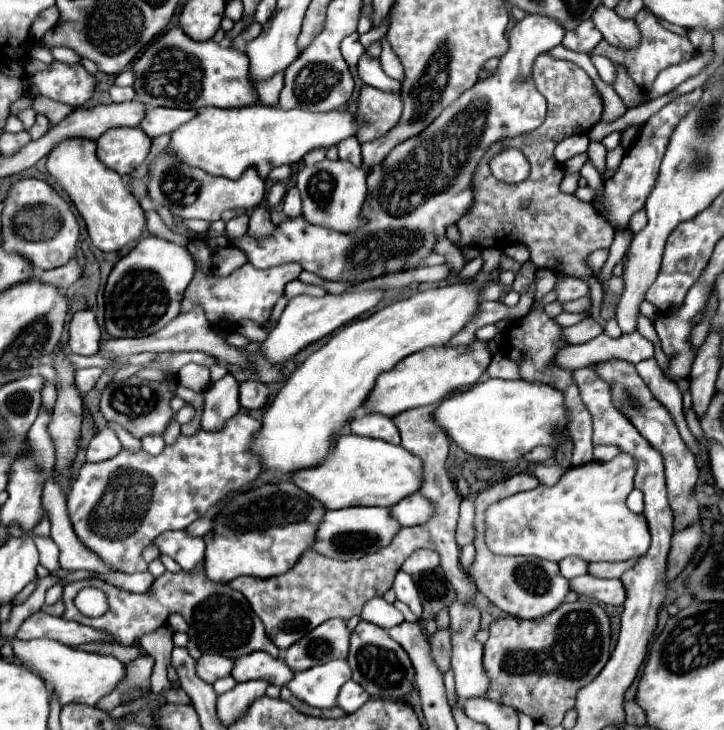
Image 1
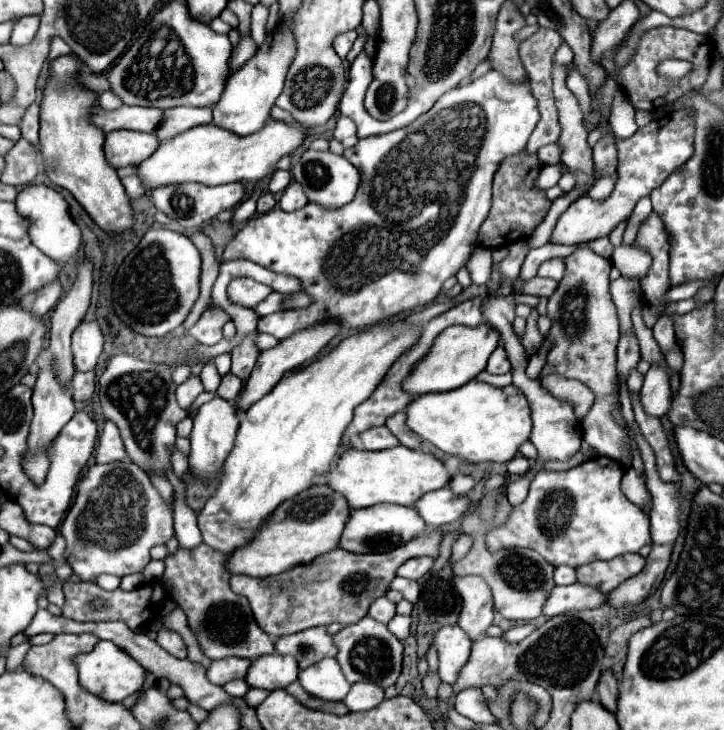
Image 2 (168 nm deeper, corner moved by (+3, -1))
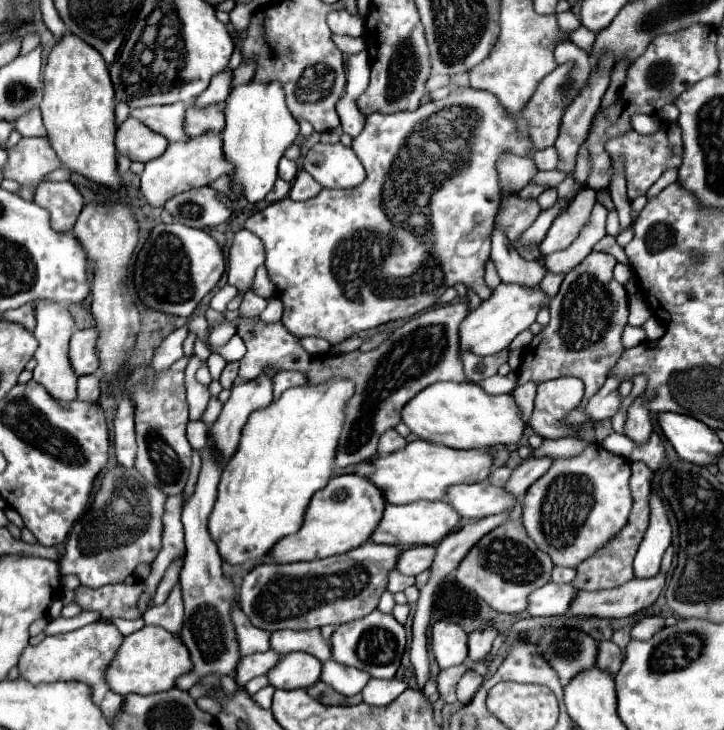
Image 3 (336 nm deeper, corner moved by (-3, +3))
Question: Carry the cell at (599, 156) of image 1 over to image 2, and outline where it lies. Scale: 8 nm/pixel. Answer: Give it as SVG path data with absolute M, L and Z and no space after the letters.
M574 66L574 70L568 74L566 78L566 84L568 84L568 90L578 98L578 104L582 108L582 114L584 114L584 120L590 116L590 104L592 104L592 98L588 94L588 84L584 80L584 76L578 72L578 68Z

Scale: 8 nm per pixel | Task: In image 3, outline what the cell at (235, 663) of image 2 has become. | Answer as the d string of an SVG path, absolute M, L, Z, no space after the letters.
M274 650L262 652L262 654L250 654L250 656L242 656L238 670L236 670L236 680L238 684L246 684L248 680L260 676L260 674L268 674L280 660L280 654Z

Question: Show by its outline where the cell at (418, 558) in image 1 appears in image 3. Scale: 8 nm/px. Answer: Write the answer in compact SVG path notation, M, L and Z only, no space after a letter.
M414 546L406 548L400 552L396 560L396 570L406 574L406 576L418 576L420 572L428 570L434 558L434 548L432 546Z

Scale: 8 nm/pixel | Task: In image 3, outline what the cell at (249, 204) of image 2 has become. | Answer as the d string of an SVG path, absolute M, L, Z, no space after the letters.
M248 82L234 88L226 100L226 128L222 132L224 160L232 164L232 172L228 174L230 184L238 184L242 196L252 204L264 200L278 178L278 160L296 136L298 122L286 108L282 84Z

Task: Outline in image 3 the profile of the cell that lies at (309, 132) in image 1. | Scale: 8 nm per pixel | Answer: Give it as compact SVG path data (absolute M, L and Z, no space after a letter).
M204 134L198 138L190 138L188 142L174 142L168 144L166 152L150 162L146 162L146 168L142 172L142 184L140 190L150 206L164 206L166 200L170 200L176 194L182 194L190 188L208 186L212 180L216 180L222 174L228 174L232 166L222 156L222 136L220 134Z

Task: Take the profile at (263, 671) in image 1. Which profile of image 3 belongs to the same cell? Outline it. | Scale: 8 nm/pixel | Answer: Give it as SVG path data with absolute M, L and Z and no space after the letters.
M292 652L280 658L278 666L268 672L268 680L274 688L296 690L296 688L310 688L320 680L322 662L306 652Z

